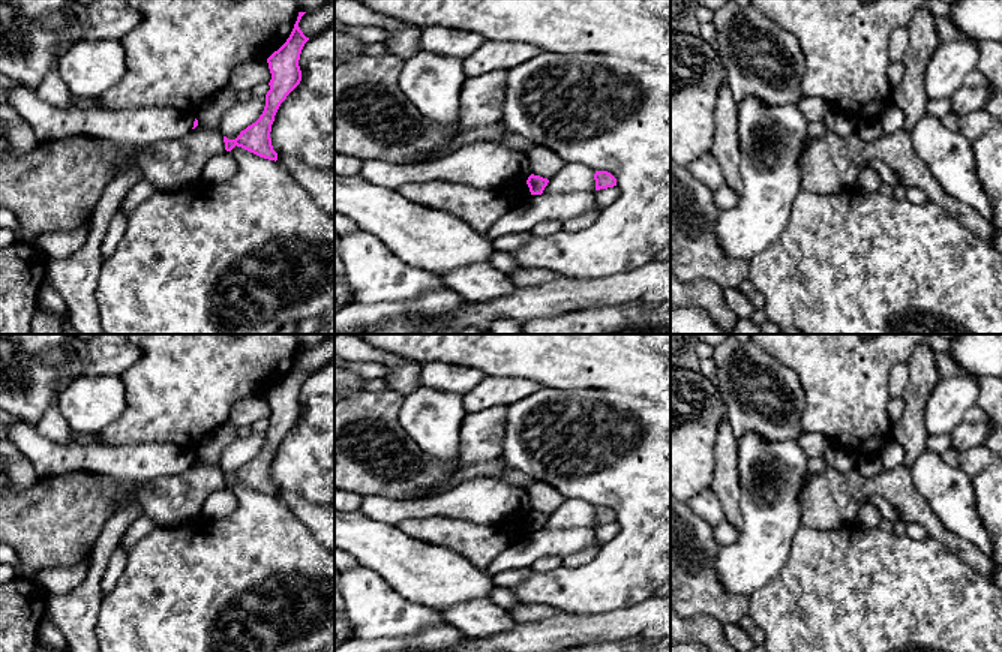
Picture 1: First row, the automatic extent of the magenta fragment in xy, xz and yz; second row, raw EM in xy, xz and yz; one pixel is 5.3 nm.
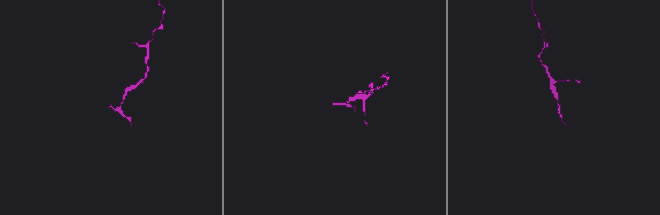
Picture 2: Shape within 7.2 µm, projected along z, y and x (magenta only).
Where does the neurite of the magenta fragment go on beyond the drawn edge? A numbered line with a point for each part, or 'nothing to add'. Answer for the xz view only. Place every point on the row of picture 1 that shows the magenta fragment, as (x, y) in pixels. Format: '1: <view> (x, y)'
nothing to add

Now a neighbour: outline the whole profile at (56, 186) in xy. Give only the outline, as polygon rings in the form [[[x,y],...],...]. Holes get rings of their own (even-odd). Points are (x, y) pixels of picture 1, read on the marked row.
[[[225,87],[198,109],[195,129],[182,138],[153,142],[120,166],[116,165],[117,145],[90,135],[39,142],[22,156],[16,156],[8,147],[0,157],[0,207],[18,219],[18,228],[14,229],[16,243],[34,244],[44,234],[76,229],[90,222],[105,187],[129,166],[138,166],[142,172],[141,180],[152,183],[156,192],[176,192],[202,181],[206,163],[225,150],[220,118],[237,102],[237,91]]]

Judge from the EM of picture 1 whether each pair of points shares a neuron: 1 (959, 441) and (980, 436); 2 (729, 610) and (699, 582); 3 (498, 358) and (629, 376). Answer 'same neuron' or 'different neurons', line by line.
1: same neuron
2: same neuron
3: same neuron

